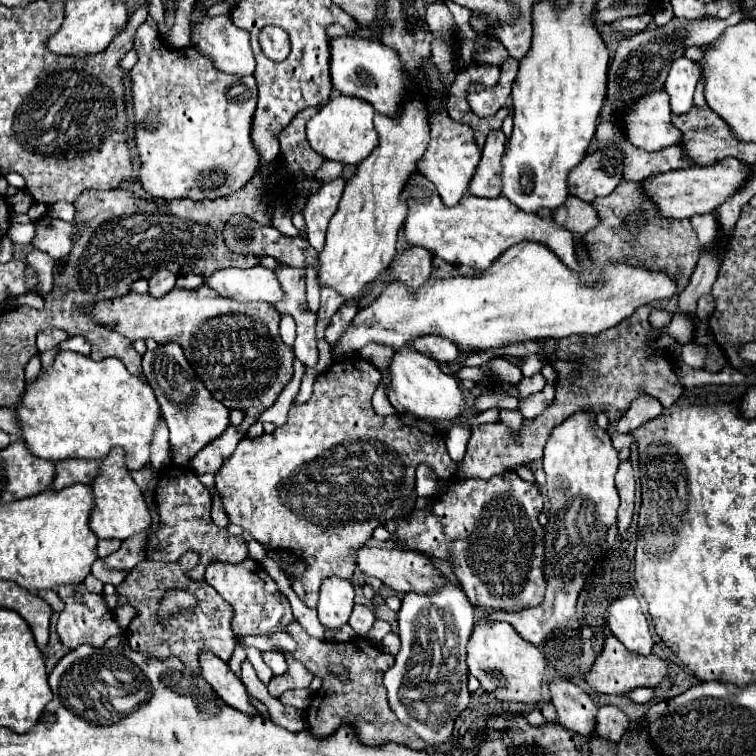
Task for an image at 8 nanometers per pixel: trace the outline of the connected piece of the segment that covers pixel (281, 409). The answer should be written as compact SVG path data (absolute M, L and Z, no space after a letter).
M295 358L293 370L294 375L292 381L290 381L290 383L286 385L286 389L280 393L278 401L274 403L274 407L268 409L268 411L264 411L264 415L260 415L260 421L262 421L262 419L272 419L272 423L274 423L274 425L280 425L280 427L286 423L286 419L288 419L288 409L290 409L290 405L292 405L292 401L294 401L294 397L296 397L296 393L298 393L298 389L300 389L300 381L302 381L302 375L304 375L306 367Z

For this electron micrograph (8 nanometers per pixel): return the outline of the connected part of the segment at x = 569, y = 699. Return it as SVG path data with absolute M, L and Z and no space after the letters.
M554 677L550 681L550 701L556 707L560 725L582 735L594 731L594 717L598 707L578 685L562 677Z

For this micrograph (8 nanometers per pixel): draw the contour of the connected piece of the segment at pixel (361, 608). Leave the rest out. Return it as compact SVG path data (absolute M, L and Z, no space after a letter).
M354 605L354 611L352 611L348 623L356 631L356 635L366 637L366 633L374 625L374 621L376 621L376 617L374 617L374 613L372 613L370 607L366 607L366 605Z

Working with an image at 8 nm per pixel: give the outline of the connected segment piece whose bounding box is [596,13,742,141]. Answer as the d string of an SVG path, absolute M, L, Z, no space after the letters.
M734 13L728 19L706 19L706 17L702 17L702 19L688 21L688 19L672 17L670 23L664 25L664 27L652 29L652 31L642 31L642 33L634 35L632 39L620 41L616 57L614 57L610 69L608 69L608 95L606 95L606 103L602 107L602 121L596 129L596 139L598 141L618 141L618 139L622 139L620 129L616 127L616 123L612 123L616 119L610 119L614 115L608 109L612 109L614 103L636 101L638 95L642 95L648 89L660 89L664 85L666 77L668 77L672 61L684 55L684 51L686 51L684 43L688 43L688 45L712 43L722 35L724 27L736 25L738 21L742 21L740 13Z

